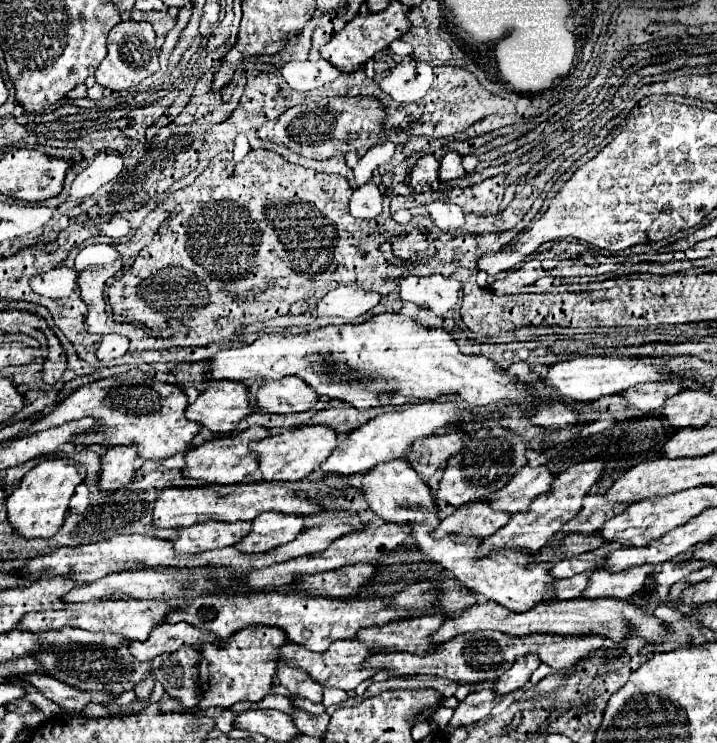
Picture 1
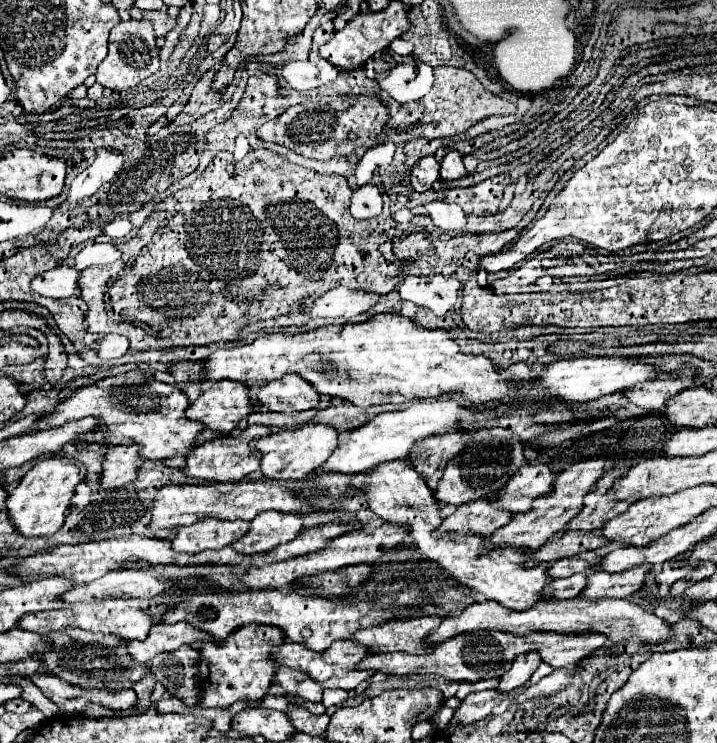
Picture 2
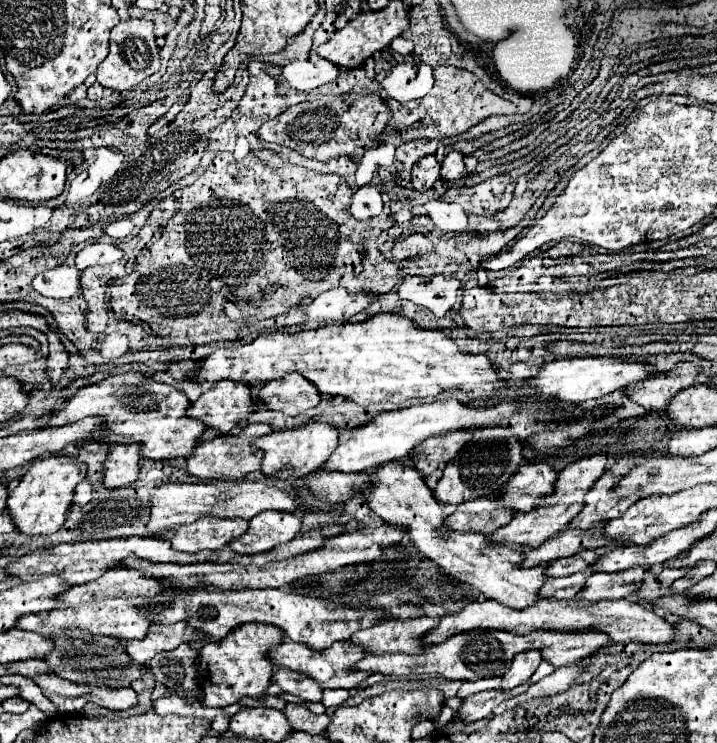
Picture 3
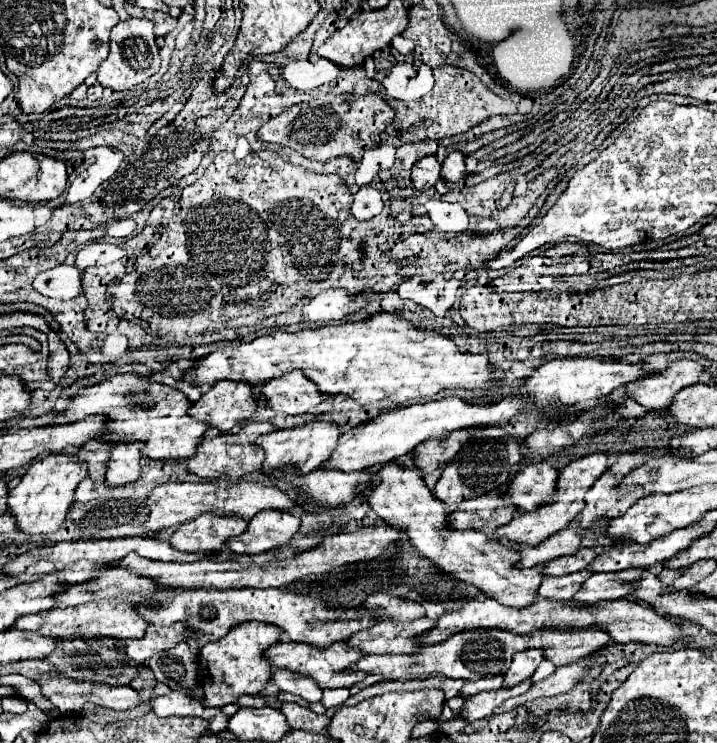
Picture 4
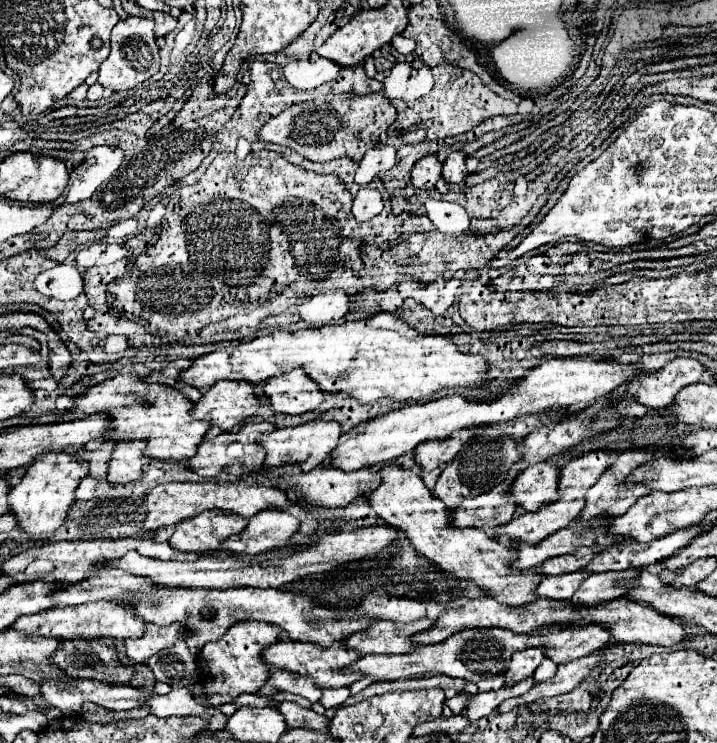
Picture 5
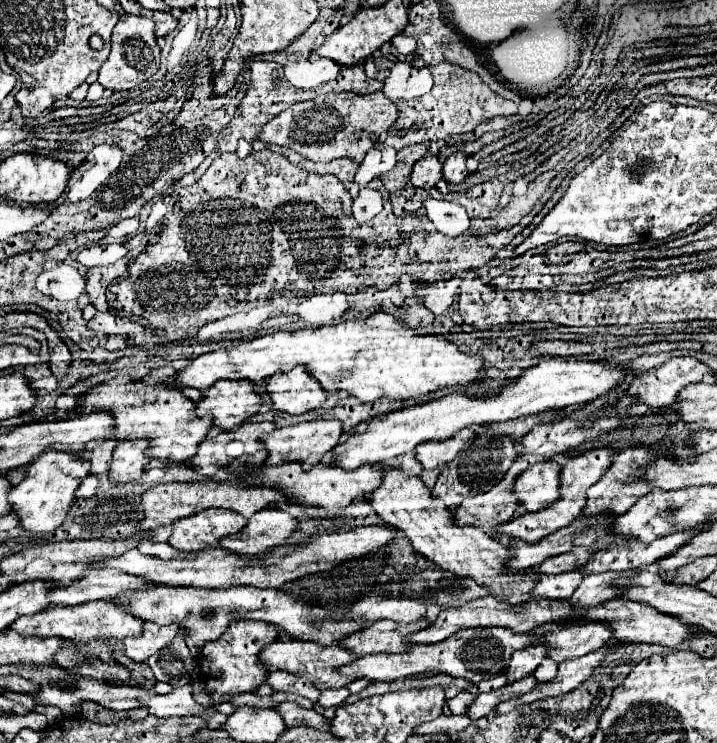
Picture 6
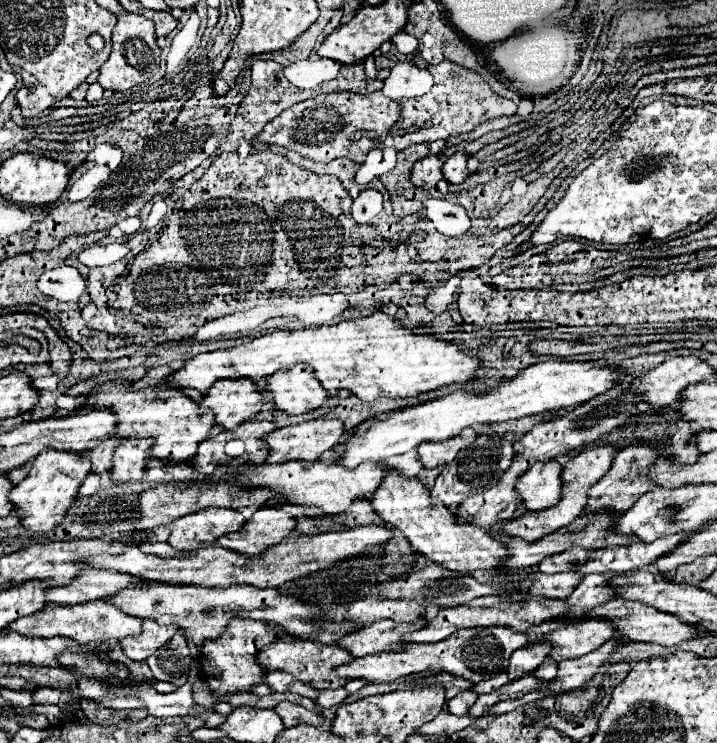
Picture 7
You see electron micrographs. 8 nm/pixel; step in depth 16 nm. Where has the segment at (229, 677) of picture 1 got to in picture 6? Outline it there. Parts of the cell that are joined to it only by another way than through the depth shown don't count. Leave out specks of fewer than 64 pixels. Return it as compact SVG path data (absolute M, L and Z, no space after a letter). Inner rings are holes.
M240 620L240 624L232 624L228 632L216 642L206 642L200 652L200 676L206 684L206 692L212 698L212 704L230 702L232 696L242 692L256 692L264 680L268 678L268 668L260 662L260 652L264 646L278 640L280 630L270 624L260 624L254 620Z

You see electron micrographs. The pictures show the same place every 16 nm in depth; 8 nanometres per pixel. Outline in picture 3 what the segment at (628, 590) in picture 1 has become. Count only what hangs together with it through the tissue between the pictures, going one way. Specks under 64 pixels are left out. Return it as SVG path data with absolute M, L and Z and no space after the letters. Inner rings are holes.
M630 568L624 572L592 572L586 586L576 598L580 600L604 600L604 598L628 598L644 580L644 572L650 568Z

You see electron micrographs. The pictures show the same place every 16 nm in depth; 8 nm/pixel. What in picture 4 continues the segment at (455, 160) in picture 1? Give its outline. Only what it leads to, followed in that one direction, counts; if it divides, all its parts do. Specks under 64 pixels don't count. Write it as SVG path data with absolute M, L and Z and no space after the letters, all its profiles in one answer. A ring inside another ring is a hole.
M450 152L446 160L442 162L442 178L448 182L458 182L466 176L466 166L464 166L464 154L462 152Z

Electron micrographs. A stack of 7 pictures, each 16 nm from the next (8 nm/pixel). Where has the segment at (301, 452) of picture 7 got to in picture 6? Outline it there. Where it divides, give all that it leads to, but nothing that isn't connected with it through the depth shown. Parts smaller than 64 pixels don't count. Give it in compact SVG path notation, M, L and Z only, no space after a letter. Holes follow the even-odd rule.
M312 420L312 422L288 426L288 428L276 428L274 432L260 436L260 442L264 442L264 448L268 452L264 464L278 466L286 462L302 462L308 468L312 468L314 464L322 462L326 452L336 448L340 434L342 434L342 424L338 420Z

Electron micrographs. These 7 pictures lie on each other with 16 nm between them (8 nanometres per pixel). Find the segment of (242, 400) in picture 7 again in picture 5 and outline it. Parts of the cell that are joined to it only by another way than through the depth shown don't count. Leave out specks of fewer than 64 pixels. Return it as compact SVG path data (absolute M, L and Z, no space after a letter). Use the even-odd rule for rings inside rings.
M220 380L202 394L192 408L192 414L198 420L208 420L212 426L218 426L222 432L230 432L258 408L260 398L254 394L250 382Z

